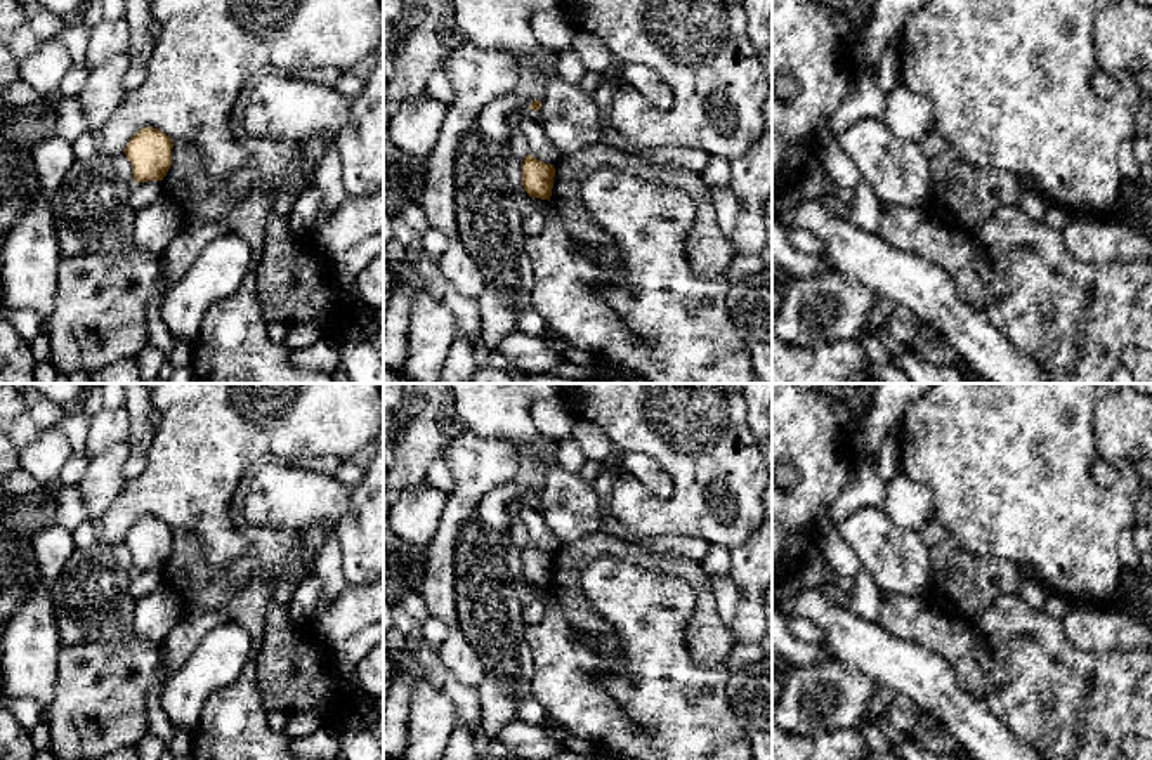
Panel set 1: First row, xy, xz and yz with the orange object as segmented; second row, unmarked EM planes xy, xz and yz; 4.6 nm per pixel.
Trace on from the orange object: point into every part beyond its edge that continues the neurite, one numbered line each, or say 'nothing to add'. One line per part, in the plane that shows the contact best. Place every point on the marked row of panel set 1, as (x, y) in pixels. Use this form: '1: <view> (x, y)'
nothing to add

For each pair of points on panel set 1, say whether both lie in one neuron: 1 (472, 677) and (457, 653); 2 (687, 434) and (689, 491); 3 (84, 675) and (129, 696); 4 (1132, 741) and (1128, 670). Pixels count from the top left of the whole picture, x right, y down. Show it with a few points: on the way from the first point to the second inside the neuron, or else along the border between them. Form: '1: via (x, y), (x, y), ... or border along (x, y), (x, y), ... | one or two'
1: via (469, 672), (460, 658) | one
2: via (689, 448), (689, 478) | one
3: via (94, 687), (103, 694), (117, 696) | one
4: border along (1133, 733), (1128, 733), (1119, 741) | two

